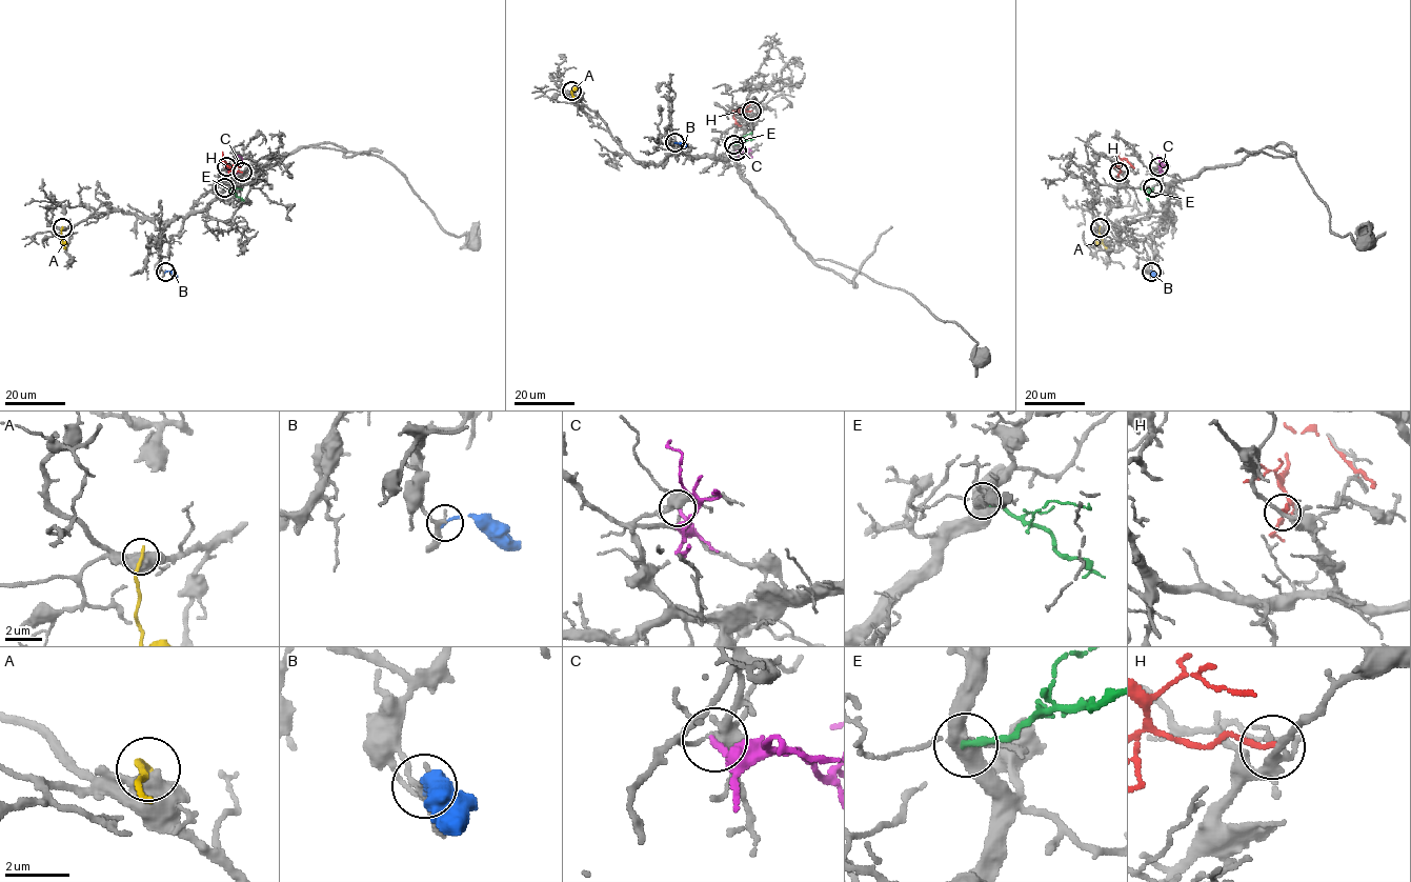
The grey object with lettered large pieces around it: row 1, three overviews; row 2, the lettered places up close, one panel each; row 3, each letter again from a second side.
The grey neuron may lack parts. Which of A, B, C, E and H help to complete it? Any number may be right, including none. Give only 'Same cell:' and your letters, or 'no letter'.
Same cell: no letter

